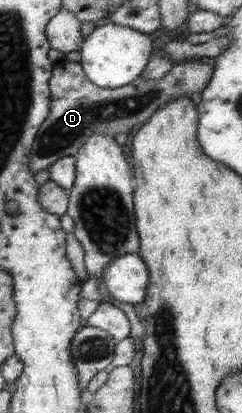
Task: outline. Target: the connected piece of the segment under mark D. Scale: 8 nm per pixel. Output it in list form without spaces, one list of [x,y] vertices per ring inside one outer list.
[[[62,58],[58,63],[54,63],[51,78],[48,80],[50,109],[30,150],[30,171],[35,174],[39,170],[47,169],[58,158],[74,156],[89,136],[126,133],[133,126],[145,123],[148,116],[168,100],[181,95],[190,96],[192,92],[201,92],[210,80],[212,69],[213,64],[183,62],[173,65],[160,79],[144,80],[137,77],[125,86],[108,89],[89,82],[77,62]]]

